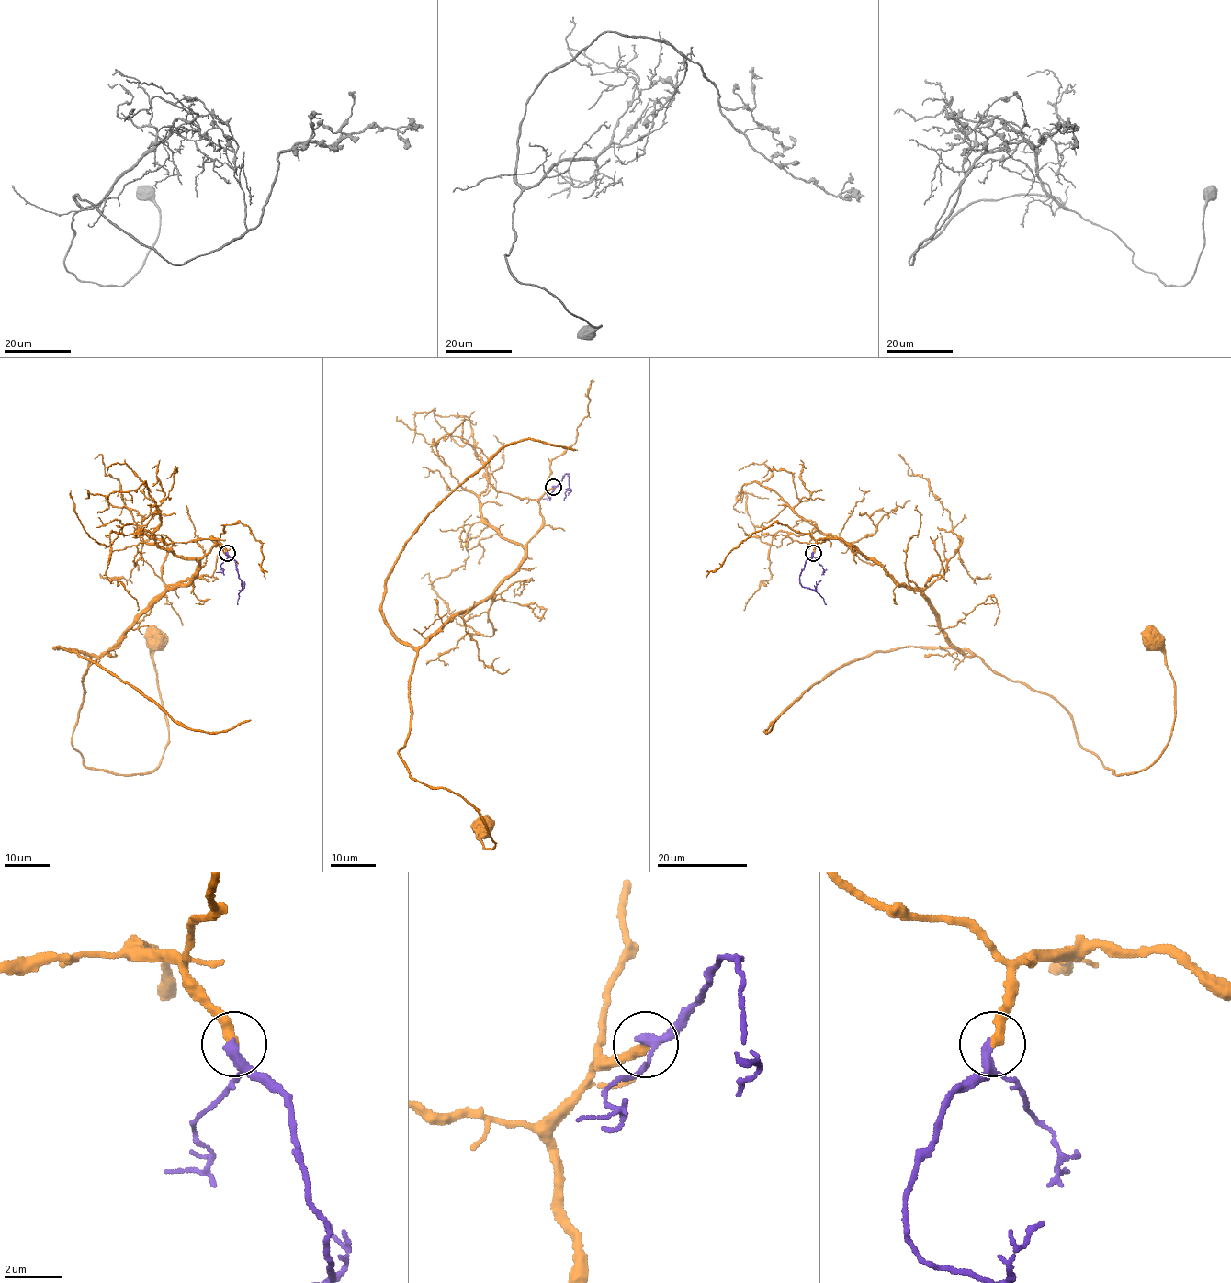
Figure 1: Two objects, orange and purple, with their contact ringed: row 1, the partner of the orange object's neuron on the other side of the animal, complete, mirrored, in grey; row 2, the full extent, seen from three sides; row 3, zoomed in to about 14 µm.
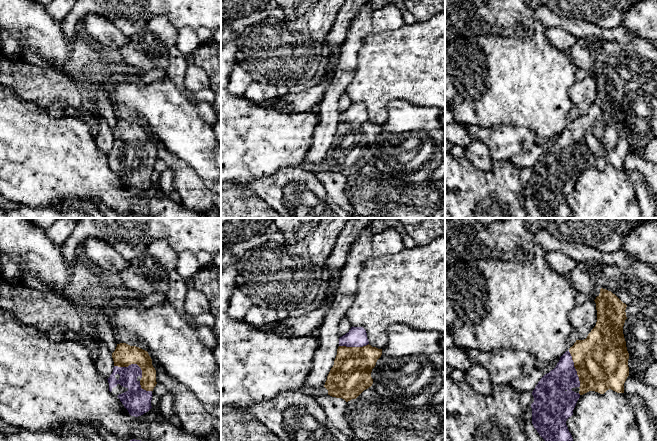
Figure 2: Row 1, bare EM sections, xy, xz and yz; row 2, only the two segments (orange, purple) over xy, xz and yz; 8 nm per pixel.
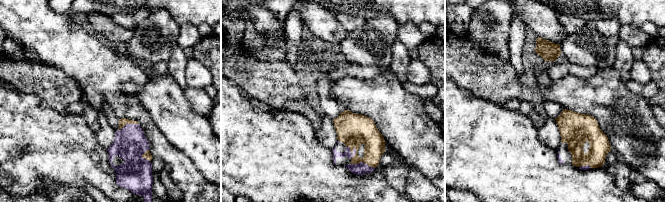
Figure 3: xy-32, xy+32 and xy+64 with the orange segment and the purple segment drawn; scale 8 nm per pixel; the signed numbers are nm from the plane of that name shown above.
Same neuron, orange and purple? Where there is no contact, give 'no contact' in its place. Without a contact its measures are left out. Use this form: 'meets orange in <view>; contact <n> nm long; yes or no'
meets orange in yz; contact 320 nm long; yes

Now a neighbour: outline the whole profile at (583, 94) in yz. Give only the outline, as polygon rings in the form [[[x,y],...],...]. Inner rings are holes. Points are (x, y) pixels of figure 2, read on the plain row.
[[[588,76],[582,81],[575,81],[569,90],[569,96],[574,105],[576,116],[586,115],[597,98],[595,77]]]

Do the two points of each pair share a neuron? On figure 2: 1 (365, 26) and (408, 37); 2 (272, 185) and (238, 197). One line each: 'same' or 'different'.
1: different
2: different

